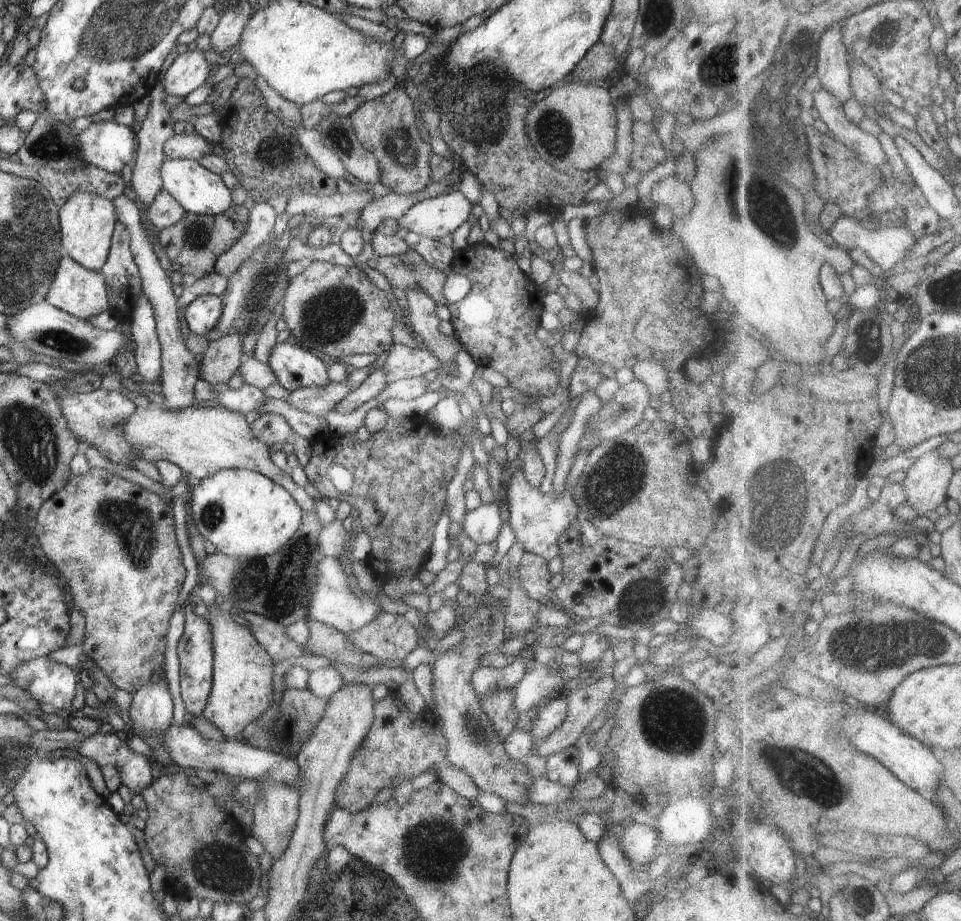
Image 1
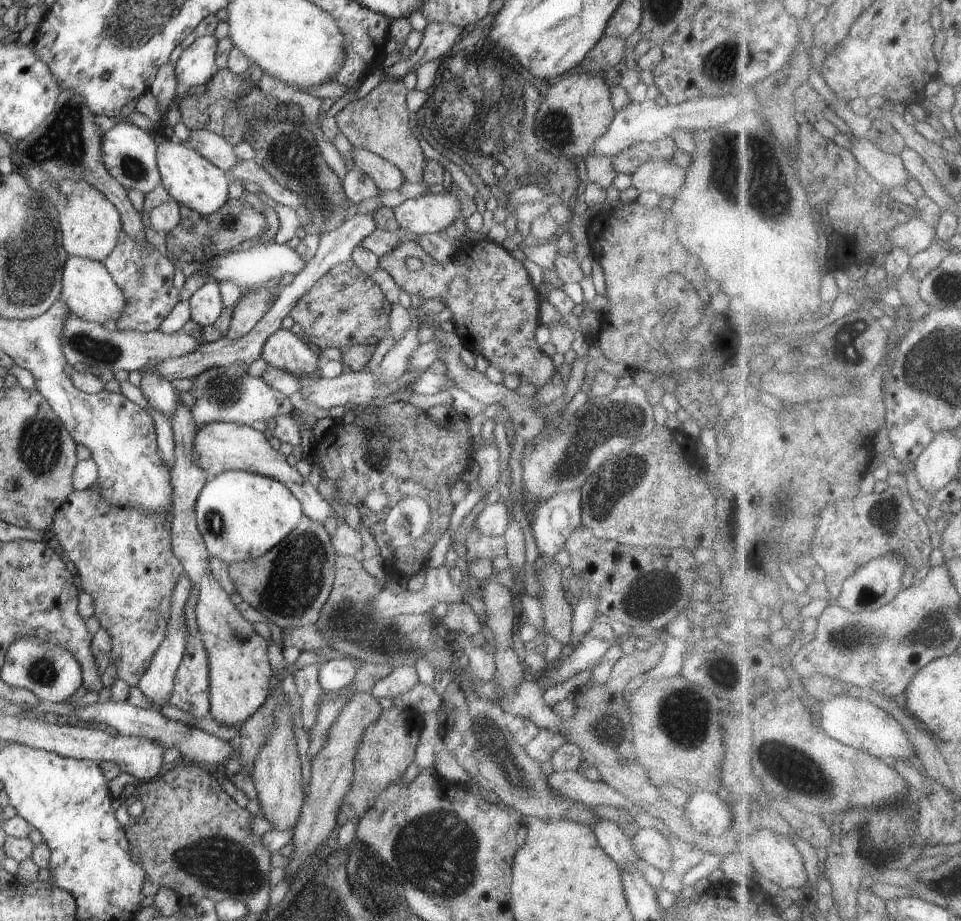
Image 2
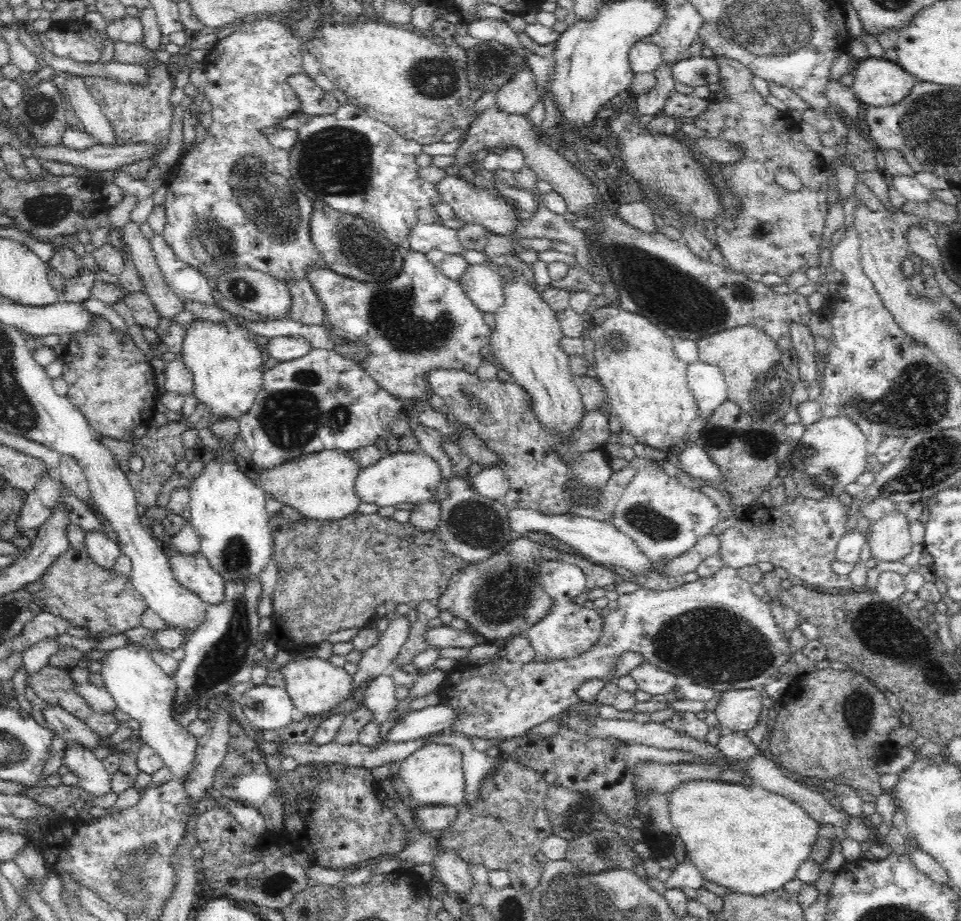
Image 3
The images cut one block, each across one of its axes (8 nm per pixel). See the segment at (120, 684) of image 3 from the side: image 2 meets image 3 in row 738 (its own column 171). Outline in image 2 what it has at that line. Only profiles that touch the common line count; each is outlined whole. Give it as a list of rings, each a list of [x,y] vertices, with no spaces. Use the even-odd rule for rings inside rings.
[[[164,142],[160,144],[157,151],[157,166],[160,178],[162,178],[162,186],[168,191],[171,198],[202,216],[213,214],[229,200],[228,188],[233,181],[227,172],[180,143]]]

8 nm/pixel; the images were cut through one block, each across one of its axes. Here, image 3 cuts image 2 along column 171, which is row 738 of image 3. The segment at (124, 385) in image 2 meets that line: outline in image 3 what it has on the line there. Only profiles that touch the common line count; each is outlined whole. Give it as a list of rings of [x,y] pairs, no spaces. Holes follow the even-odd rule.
[[[435,733],[429,735],[428,743],[434,745],[448,745],[456,747],[462,753],[465,775],[465,798],[464,803],[475,805],[481,780],[491,772],[493,767],[502,765],[506,758],[501,754],[494,757],[488,756],[485,752],[477,752],[472,746],[472,742],[464,736],[454,734]]]

